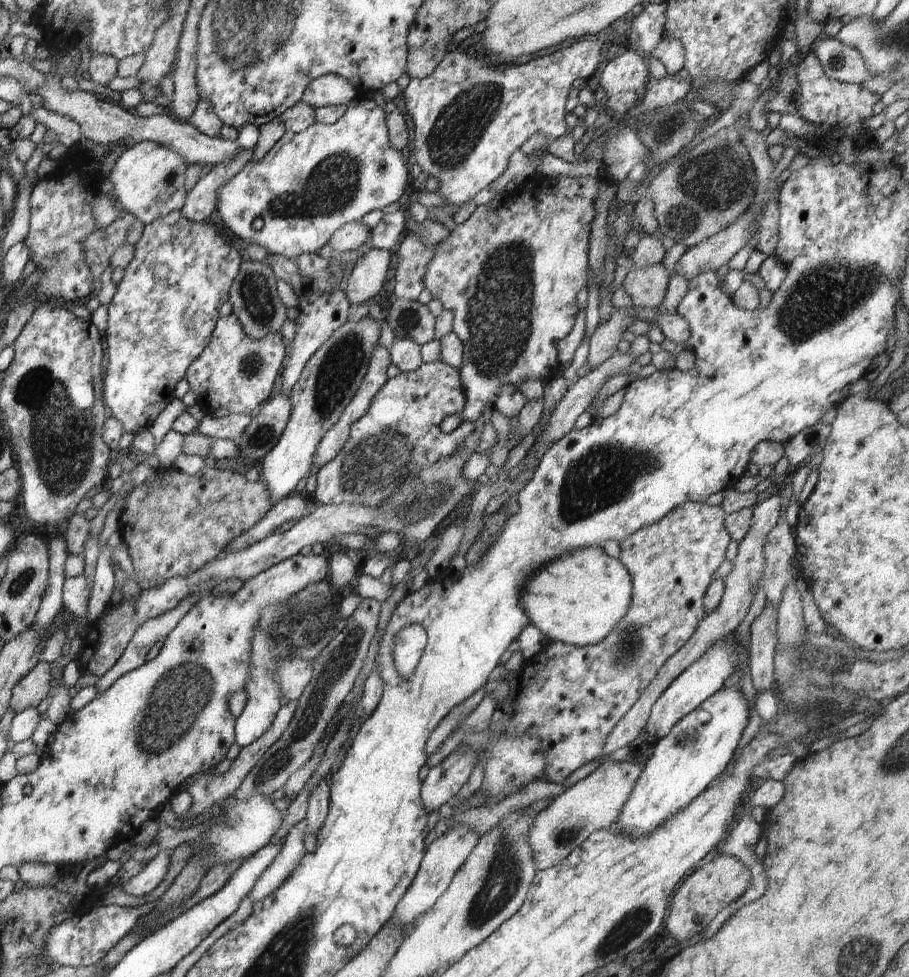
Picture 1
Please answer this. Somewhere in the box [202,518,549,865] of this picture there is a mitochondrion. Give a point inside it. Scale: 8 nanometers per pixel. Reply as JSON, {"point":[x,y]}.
{"point":[341,659]}

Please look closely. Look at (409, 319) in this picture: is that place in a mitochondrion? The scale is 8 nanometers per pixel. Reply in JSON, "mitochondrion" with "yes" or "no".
{"mitochondrion":"yes"}

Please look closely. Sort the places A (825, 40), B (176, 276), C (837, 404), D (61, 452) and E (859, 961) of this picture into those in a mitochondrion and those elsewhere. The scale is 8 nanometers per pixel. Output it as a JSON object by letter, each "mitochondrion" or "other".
{"A":"other","B":"other","C":"other","D":"mitochondrion","E":"mitochondrion"}

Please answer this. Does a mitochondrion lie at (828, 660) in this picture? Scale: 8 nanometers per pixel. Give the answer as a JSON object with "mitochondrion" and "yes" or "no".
{"mitochondrion":"yes"}

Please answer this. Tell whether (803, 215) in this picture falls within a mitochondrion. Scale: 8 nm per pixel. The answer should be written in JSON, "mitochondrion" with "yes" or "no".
{"mitochondrion":"no"}

